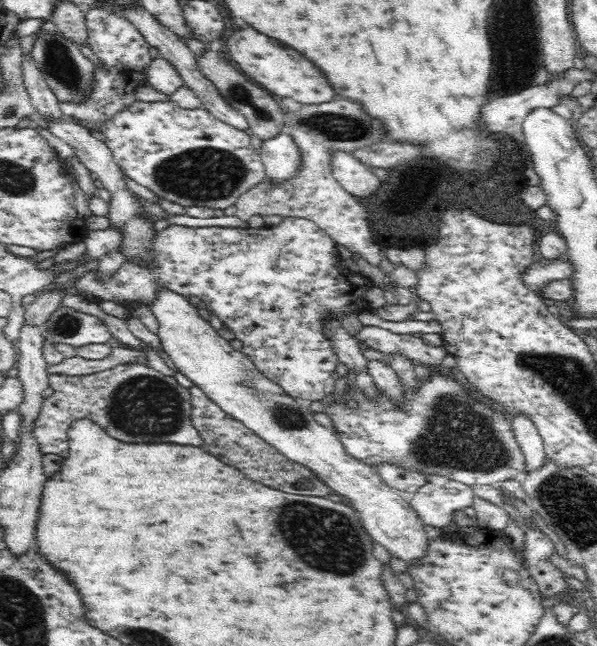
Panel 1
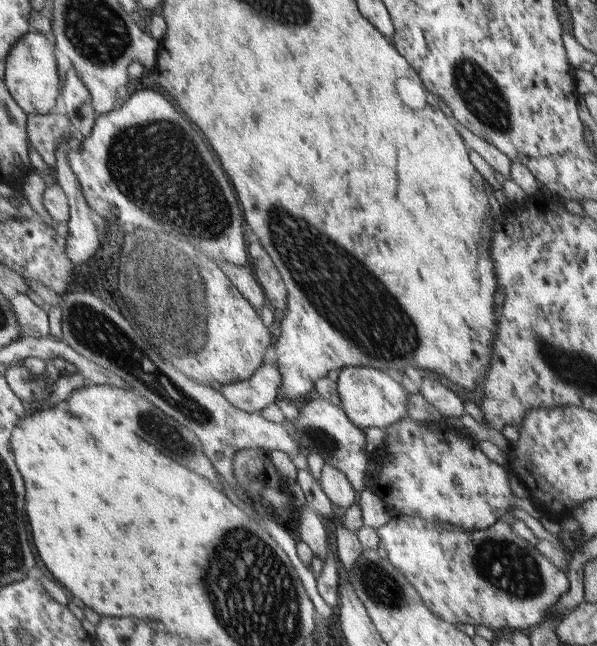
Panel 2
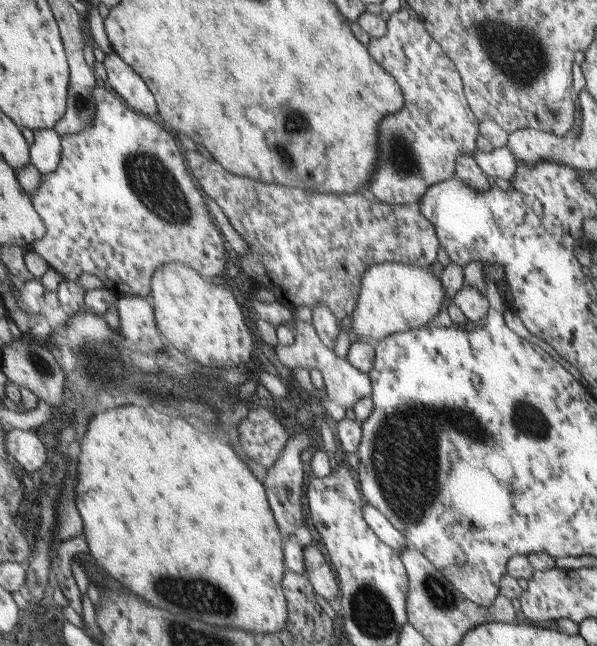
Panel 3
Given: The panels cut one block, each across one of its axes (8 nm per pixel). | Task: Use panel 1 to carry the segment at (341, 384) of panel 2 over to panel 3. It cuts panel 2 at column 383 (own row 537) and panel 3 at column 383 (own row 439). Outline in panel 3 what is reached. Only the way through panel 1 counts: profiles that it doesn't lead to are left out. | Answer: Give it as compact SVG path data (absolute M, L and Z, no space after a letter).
M407 261L374 263L363 272L358 289L358 301L349 318L354 339L371 345L398 331L424 326L441 308L443 288L429 267L418 267Z

